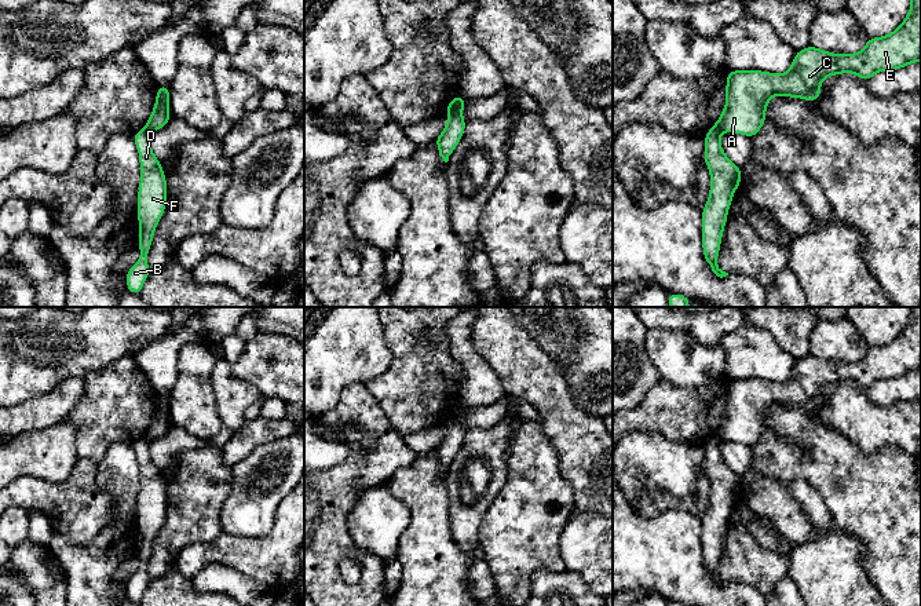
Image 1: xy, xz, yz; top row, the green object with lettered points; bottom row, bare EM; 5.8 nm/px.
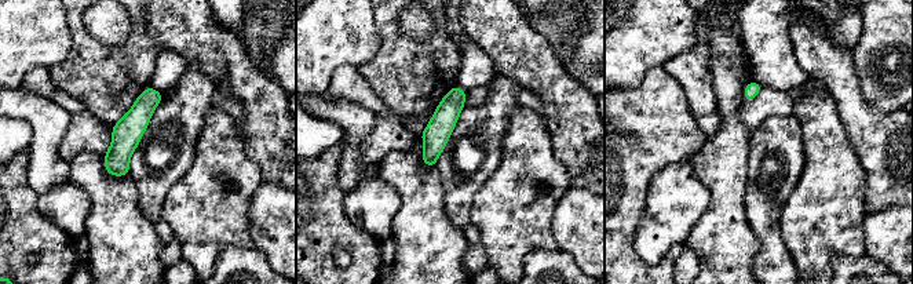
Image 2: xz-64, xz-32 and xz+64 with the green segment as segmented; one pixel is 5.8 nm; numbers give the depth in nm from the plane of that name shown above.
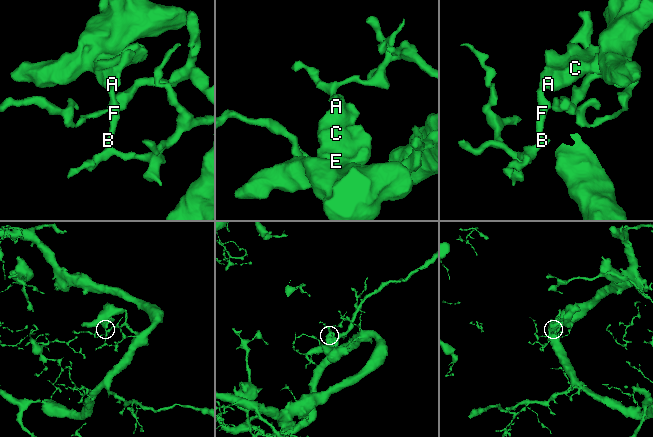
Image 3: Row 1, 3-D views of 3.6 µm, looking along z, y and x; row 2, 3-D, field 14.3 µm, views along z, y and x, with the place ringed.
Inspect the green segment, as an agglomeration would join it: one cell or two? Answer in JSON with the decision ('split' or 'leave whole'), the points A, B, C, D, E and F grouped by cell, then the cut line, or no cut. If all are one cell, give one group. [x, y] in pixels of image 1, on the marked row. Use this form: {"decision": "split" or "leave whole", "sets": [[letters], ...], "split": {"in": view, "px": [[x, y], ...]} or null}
{"decision": "split", "sets": [["A", "C", "E"], ["B", "D", "F"]], "split": {"in": "xz", "px": [[460, 97], [457, 103], [446, 112]]}}

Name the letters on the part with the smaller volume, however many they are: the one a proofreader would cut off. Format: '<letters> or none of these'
A, C, E

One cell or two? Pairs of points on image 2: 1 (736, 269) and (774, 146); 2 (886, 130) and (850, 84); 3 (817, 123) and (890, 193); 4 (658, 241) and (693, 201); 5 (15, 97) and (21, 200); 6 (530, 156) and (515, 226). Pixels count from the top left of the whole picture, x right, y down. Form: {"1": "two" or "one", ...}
{"1": "two", "2": "one", "3": "two", "4": "one", "5": "two", "6": "one"}

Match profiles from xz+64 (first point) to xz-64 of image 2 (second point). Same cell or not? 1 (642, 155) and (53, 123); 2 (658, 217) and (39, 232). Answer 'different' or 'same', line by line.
1: different
2: different

